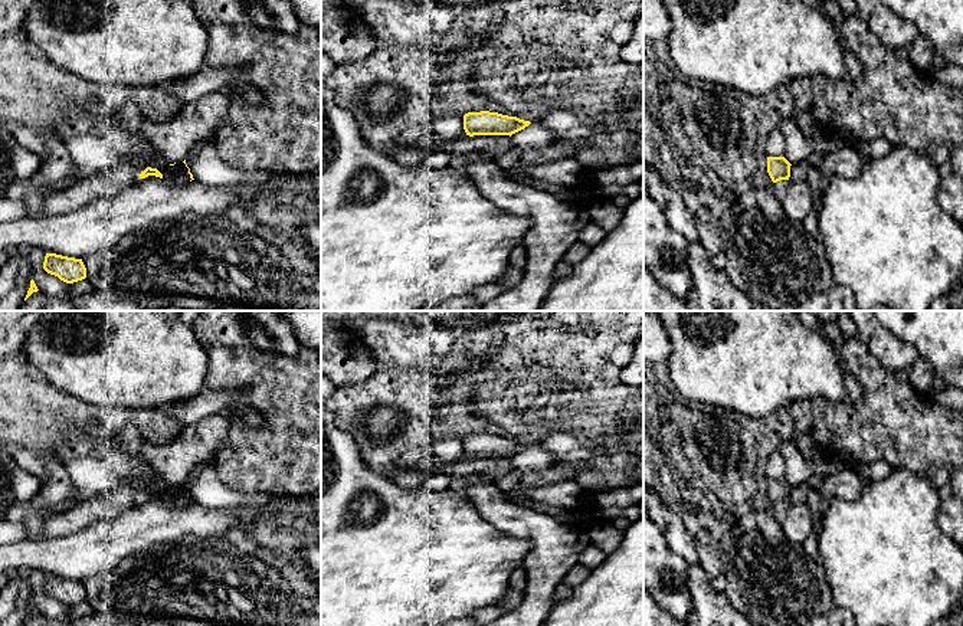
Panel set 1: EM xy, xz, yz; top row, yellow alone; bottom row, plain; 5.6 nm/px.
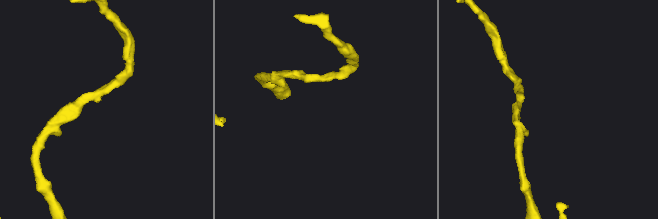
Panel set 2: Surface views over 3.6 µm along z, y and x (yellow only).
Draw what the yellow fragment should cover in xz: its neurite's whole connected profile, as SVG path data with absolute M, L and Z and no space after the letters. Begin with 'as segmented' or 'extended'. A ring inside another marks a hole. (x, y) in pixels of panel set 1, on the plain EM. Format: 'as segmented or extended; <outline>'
as segmented; M481 433L464 437L464 452L466 458L512 458L531 445L517 439L508 439L498 435Z

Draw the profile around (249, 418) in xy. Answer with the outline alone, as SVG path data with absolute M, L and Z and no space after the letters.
M245 406L235 412L235 419L245 427L250 430L261 429L266 420L256 409Z

